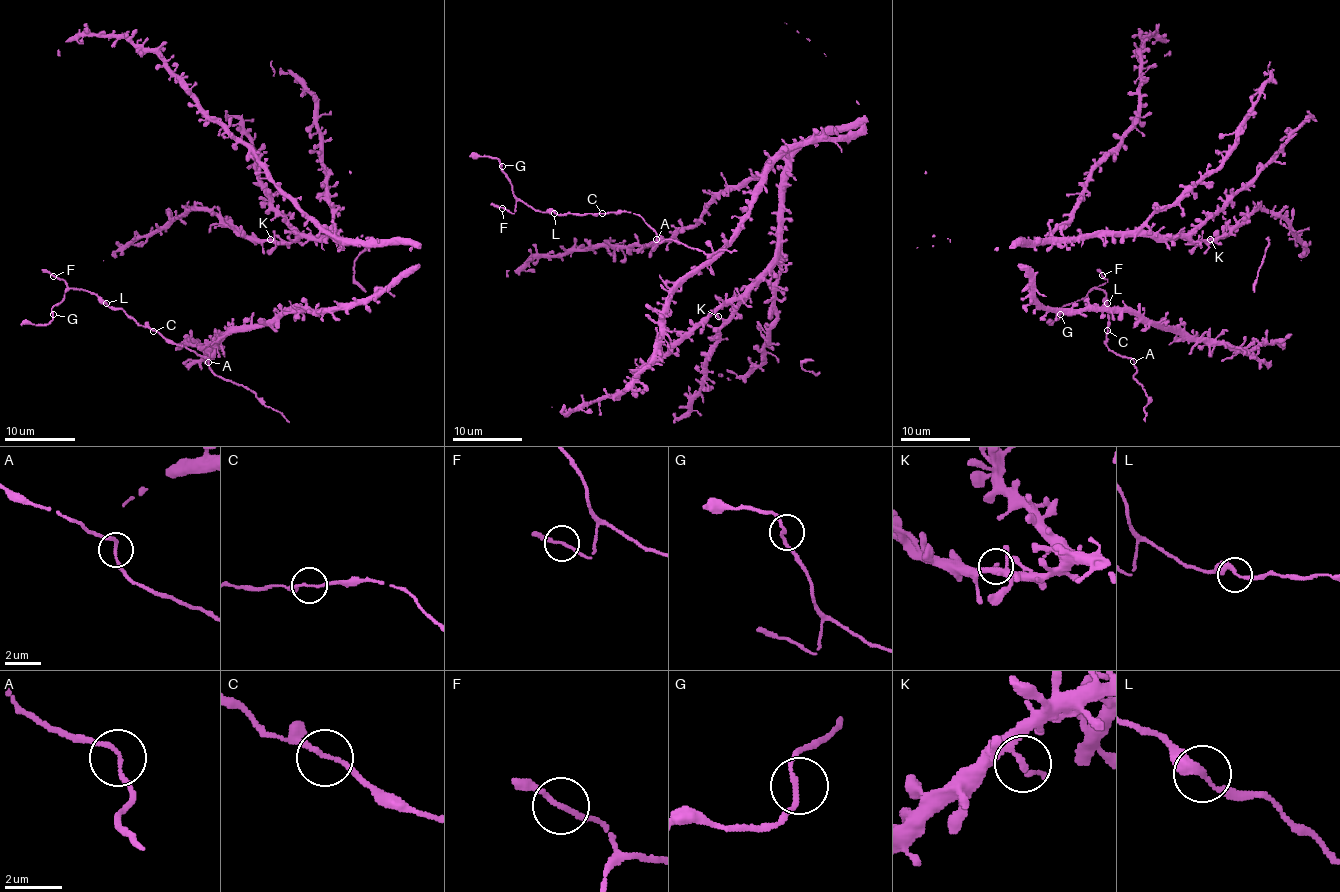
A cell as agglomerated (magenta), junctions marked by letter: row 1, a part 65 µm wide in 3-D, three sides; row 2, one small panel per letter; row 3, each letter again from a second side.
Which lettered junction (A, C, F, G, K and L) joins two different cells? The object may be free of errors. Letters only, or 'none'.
none

